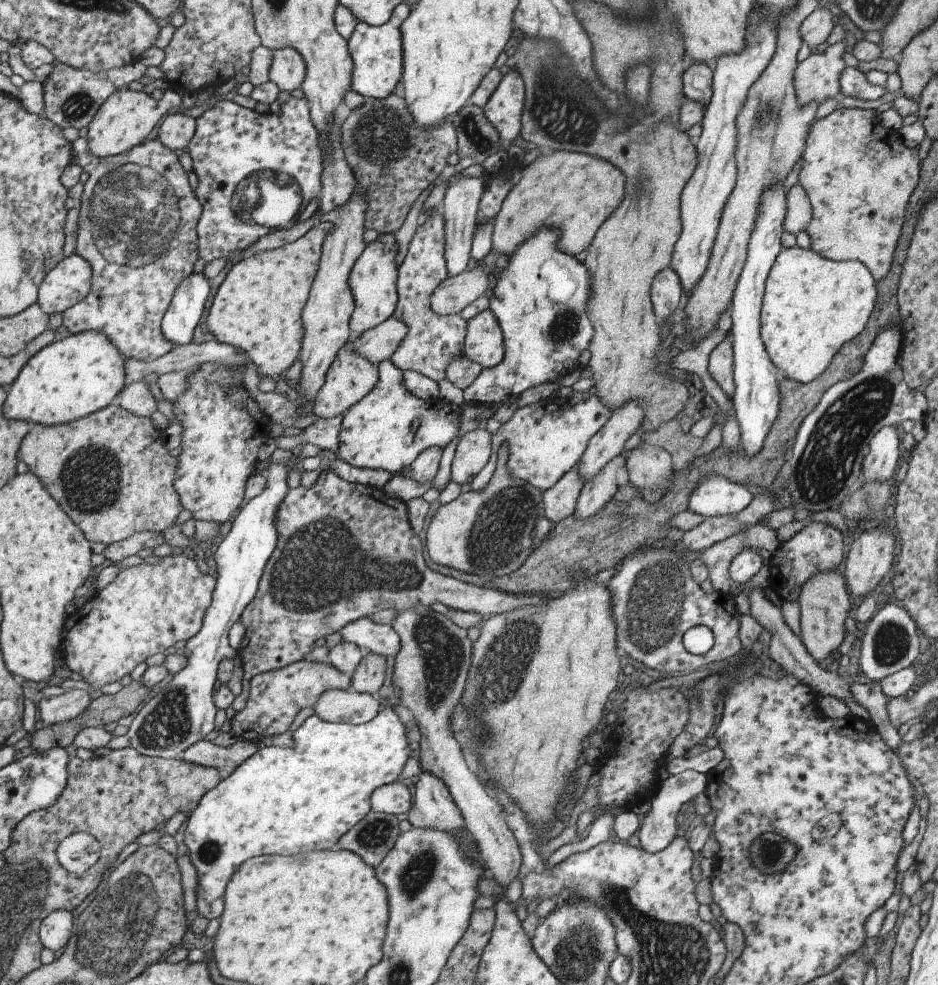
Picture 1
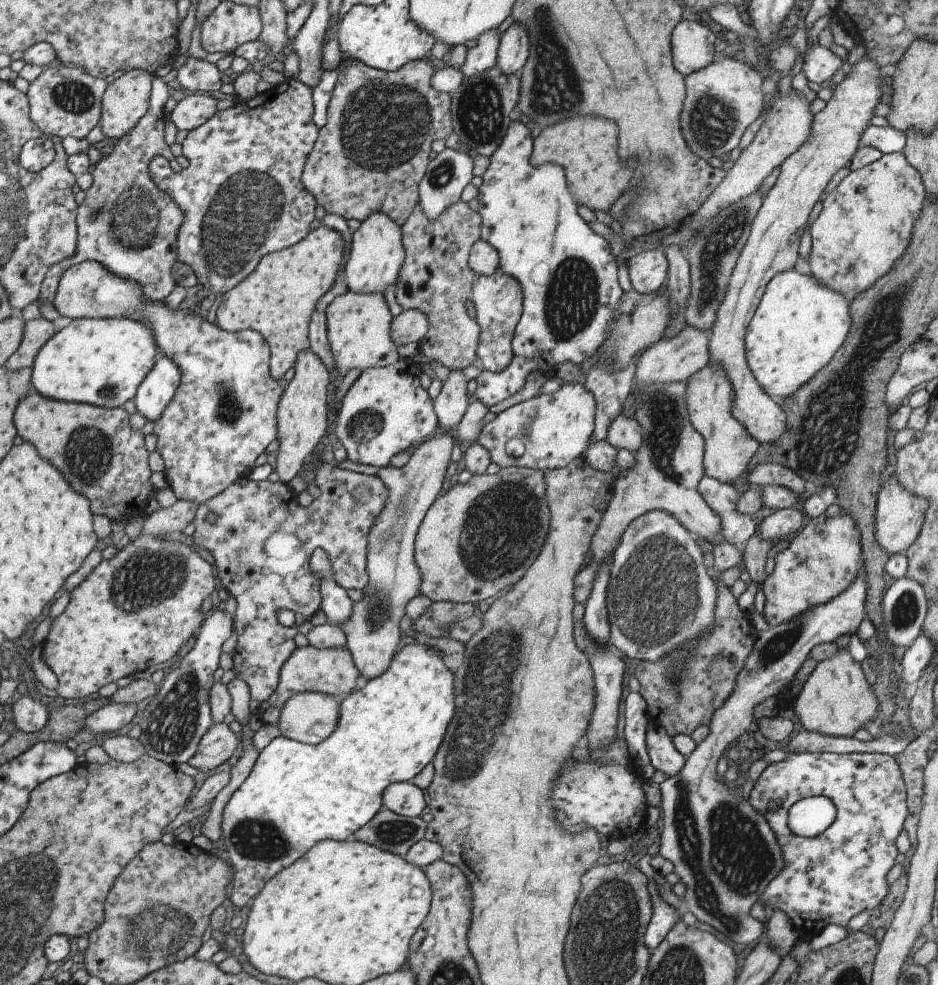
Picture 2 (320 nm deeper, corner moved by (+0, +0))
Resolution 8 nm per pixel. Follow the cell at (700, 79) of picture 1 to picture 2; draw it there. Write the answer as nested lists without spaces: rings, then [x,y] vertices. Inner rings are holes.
[[[680,20],[678,24],[675,24],[675,28],[671,32],[670,40],[674,70],[685,77],[691,72],[697,72],[697,70],[709,66],[717,57],[717,53],[714,52],[713,48],[715,39],[713,32],[701,22],[697,20]]]

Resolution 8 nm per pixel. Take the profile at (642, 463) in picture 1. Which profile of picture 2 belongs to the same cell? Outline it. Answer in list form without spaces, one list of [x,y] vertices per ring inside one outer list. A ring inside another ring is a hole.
[[[619,414],[607,428],[605,441],[616,450],[635,453],[641,446],[641,430],[634,418],[625,418]]]

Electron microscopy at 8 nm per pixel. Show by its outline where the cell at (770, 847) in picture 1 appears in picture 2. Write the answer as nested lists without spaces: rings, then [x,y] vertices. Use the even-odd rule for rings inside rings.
[[[864,573],[857,574],[851,584],[839,592],[835,598],[827,600],[825,604],[811,606],[805,612],[791,616],[791,620],[782,624],[769,625],[767,630],[757,633],[753,650],[749,652],[743,670],[735,678],[735,688],[731,696],[723,702],[721,708],[711,716],[709,734],[699,742],[693,752],[685,759],[685,764],[679,772],[659,784],[661,803],[659,805],[660,818],[663,821],[663,830],[659,835],[658,854],[673,864],[673,872],[679,876],[679,882],[685,885],[683,894],[683,911],[695,916],[697,921],[711,926],[715,934],[723,934],[727,940],[735,944],[748,945],[753,940],[759,940],[763,926],[749,916],[751,906],[759,901],[763,888],[779,874],[783,868],[783,854],[775,840],[775,834],[767,826],[765,818],[755,814],[748,801],[743,801],[738,791],[729,788],[722,780],[715,778],[715,767],[723,750],[729,746],[731,740],[745,734],[752,723],[753,708],[769,698],[777,696],[782,689],[788,686],[792,678],[799,672],[799,666],[805,662],[813,646],[820,643],[831,643],[837,636],[852,635],[864,620],[864,602],[867,594],[866,578]]]

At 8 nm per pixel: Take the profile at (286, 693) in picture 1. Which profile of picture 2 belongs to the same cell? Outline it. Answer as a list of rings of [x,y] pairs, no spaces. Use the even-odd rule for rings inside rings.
[[[310,645],[303,648],[296,647],[279,670],[275,691],[265,701],[259,703],[256,715],[264,724],[277,726],[281,708],[291,696],[301,692],[319,692],[335,698],[343,698],[355,686],[355,680],[358,676],[346,648],[319,650]]]

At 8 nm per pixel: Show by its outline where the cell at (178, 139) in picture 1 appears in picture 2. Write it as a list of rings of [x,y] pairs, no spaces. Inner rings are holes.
[[[187,94],[167,115],[176,131],[189,132],[215,114],[217,100],[209,94]]]

